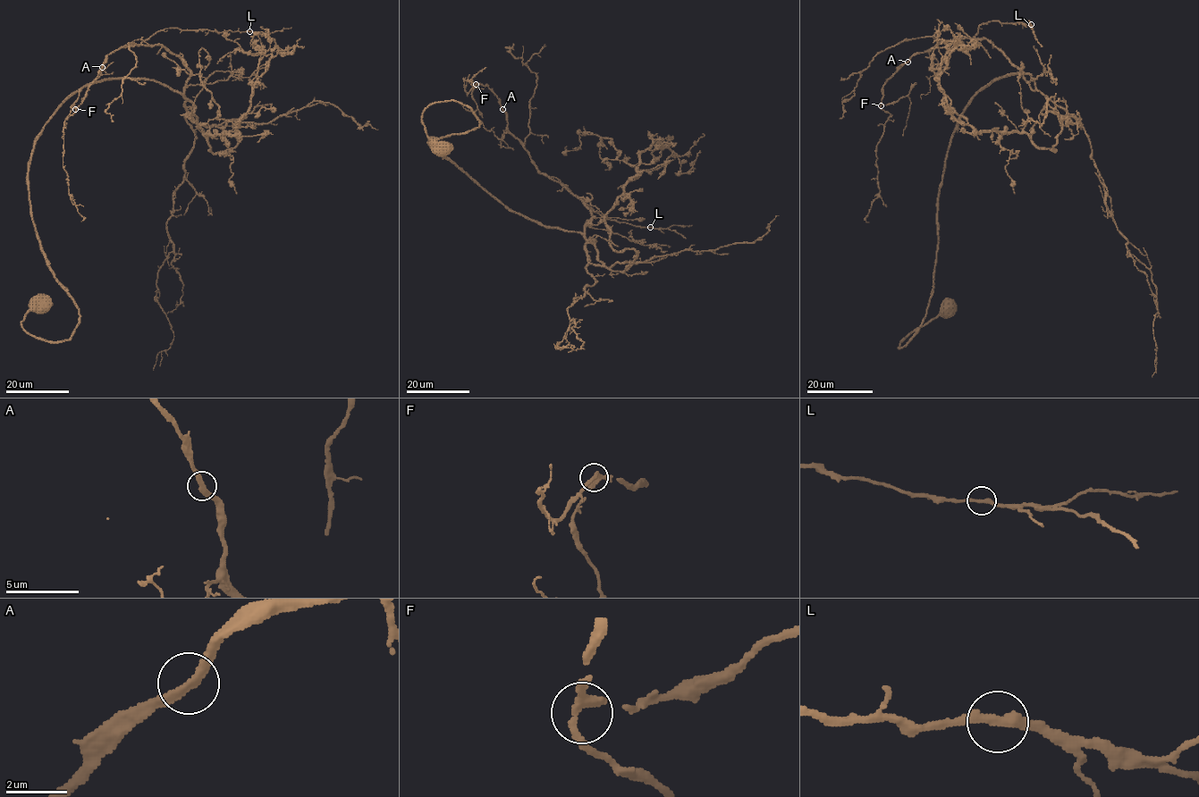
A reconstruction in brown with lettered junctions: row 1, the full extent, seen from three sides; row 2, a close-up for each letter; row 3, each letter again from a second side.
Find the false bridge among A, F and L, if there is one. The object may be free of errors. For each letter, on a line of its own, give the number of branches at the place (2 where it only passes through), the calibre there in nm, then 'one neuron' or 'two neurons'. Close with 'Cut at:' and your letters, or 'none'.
A: branches 2; calibre 280 nm; one neuron
F: branches 2; calibre 320 nm; one neuron
L: branches 2; calibre 280 nm; one neuron
Cut at: none

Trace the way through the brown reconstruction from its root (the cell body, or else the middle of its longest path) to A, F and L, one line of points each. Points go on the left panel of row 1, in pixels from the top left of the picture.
A: (41, 302), (21, 326), (67, 340), (36, 137), (93, 83), (190, 75), (161, 46), (102, 66)
F: (41, 302), (21, 326), (67, 340), (36, 137), (93, 83), (183, 94), (190, 71), (121, 46), (75, 109)
L: (41, 302), (21, 326), (67, 340), (29, 188), (49, 117), (106, 79), (183, 94), (158, 30), (249, 31)

